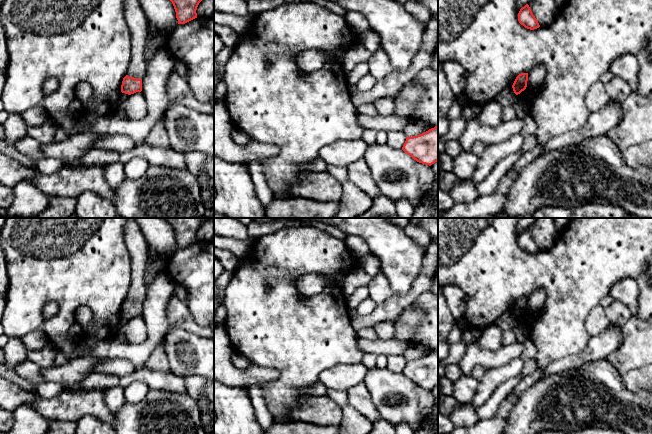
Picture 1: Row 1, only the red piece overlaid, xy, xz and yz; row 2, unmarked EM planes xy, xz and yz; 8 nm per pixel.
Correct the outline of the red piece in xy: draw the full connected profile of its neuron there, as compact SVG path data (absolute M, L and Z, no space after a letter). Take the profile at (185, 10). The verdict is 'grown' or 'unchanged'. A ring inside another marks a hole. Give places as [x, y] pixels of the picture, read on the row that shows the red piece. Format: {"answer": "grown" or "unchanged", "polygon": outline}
{"answer": "unchanged", "polygon": "M170 0L176 12L178 24L185 24L197 18L197 7L202 0Z"}

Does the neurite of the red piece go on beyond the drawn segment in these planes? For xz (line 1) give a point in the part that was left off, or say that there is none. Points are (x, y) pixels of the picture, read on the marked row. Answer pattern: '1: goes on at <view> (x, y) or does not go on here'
1: does not go on here

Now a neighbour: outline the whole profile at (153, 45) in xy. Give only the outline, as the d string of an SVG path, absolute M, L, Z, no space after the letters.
M175 26L168 27L164 31L159 32L157 35L153 36L150 39L147 39L145 45L145 61L148 63L153 56L162 49L162 46L165 42L165 38L170 34L170 32L175 28Z

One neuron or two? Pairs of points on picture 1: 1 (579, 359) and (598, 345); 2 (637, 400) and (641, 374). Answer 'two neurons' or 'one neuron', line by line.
1: one neuron
2: two neurons

